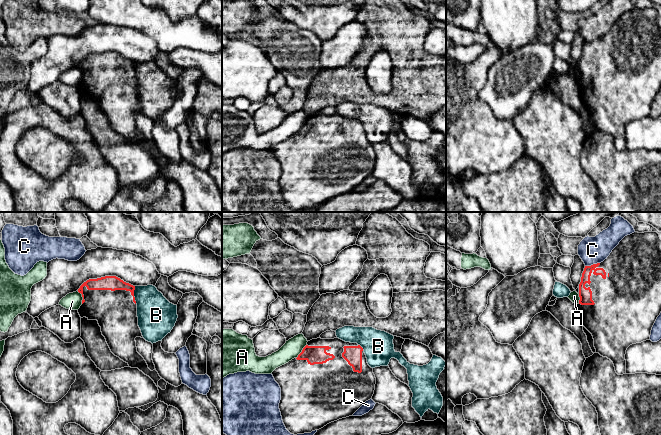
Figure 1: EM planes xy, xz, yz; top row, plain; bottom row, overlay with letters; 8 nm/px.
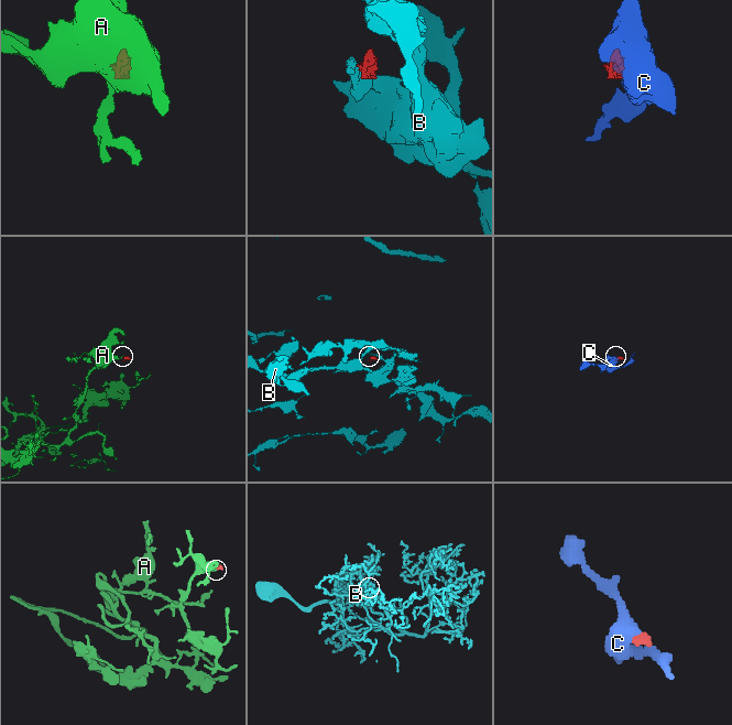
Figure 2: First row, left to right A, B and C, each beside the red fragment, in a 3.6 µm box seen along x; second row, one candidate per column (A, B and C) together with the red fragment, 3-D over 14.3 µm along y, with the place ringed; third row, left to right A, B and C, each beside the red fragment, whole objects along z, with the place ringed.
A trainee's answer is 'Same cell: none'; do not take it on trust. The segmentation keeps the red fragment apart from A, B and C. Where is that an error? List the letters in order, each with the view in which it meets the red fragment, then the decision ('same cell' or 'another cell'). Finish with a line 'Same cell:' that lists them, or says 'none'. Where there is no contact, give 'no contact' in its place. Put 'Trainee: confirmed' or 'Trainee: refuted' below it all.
A: xy | another cell
B: xy | another cell
C: yz | another cell
Same cell: none
Trainee: confirmed

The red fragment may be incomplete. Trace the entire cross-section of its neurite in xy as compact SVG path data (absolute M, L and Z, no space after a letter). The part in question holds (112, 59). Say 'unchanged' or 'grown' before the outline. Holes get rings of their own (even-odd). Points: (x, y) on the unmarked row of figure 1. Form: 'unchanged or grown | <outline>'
grown | M105 52L105 53L101 53L101 54L97 54L97 55L89 55L87 56L86 58L84 58L80 64L78 65L78 68L82 70L82 73L83 73L83 76L82 76L82 81L80 82L80 84L78 85L78 89L80 91L81 94L83 93L86 93L88 96L97 96L98 97L98 100L99 102L101 103L101 108L102 108L102 111L105 113L106 115L106 118L111 126L111 128L119 133L121 136L123 136L124 138L126 138L129 143L131 144L138 144L140 147L142 147L145 151L149 152L153 157L154 159L156 160L156 162L158 163L158 166L159 166L159 169L158 169L158 174L155 178L153 179L149 179L147 181L144 181L144 182L141 182L141 183L137 183L143 187L147 186L148 184L150 184L151 182L153 182L155 179L161 177L161 178L164 178L165 180L167 180L168 182L173 182L175 184L177 184L180 189L181 189L181 192L182 192L182 196L183 196L183 207L184 207L184 212L222 212L222 196L220 195L220 191L216 185L216 183L211 179L211 177L208 175L207 171L203 171L203 170L200 170L196 167L194 167L193 165L189 164L187 161L185 160L181 160L180 162L178 163L175 163L171 160L169 160L167 158L167 161L166 161L166 165L165 166L162 166L159 162L158 162L158 157L160 155L162 155L158 148L155 146L151 147L149 144L148 144L148 141L146 139L146 137L144 136L144 134L137 128L137 123L136 123L136 117L135 117L135 114L136 113L141 113L143 114L142 112L142 109L141 109L141 106L138 102L138 93L137 93L137 80L136 80L136 77L135 77L135 73L134 73L134 66L135 66L135 62L129 60L129 59L126 59L124 58L123 56L121 56L120 54L116 53L116 52Z

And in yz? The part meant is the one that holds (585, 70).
grown | M634 8L625 12L603 38L585 42L581 58L576 65L576 68L580 73L579 79L577 80L580 99L592 110L596 129L610 135L613 138L615 147L618 151L626 150L625 130L627 124L632 120L641 119L650 115L652 103L661 89L661 15L659 10L657 8Z

